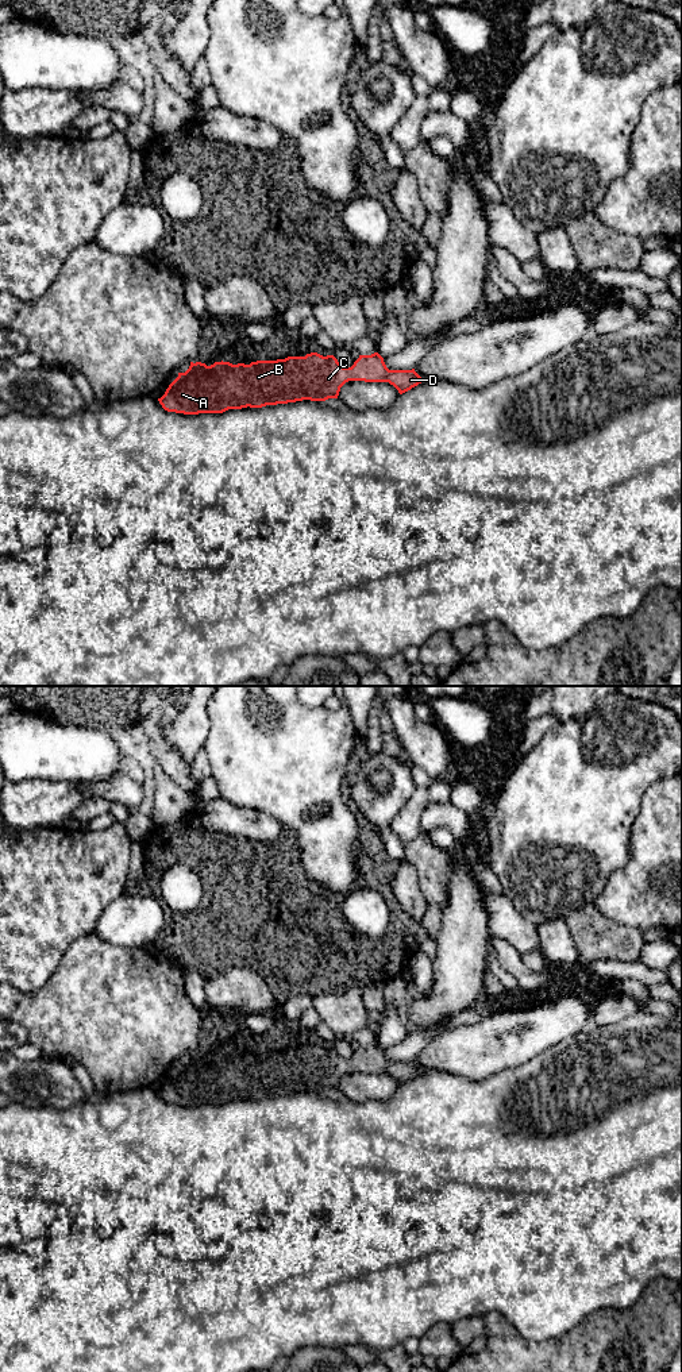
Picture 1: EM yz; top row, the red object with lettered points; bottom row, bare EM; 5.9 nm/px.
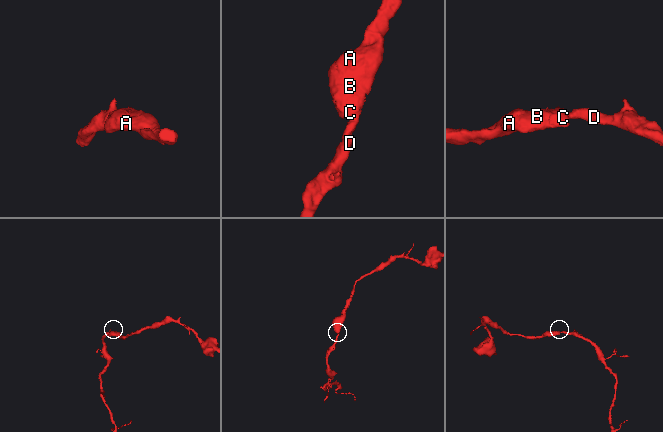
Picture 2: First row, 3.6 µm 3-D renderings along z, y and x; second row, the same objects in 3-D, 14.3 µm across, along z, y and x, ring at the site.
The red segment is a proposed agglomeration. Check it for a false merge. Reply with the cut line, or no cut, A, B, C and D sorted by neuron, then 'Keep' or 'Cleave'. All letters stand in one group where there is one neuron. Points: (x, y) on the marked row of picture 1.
No split. Groups: A B C D. Keep

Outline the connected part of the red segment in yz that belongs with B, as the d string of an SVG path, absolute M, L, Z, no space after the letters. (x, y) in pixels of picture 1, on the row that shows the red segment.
M311 352L305 357L257 361L250 365L232 365L221 361L207 366L201 362L190 362L189 369L185 373L178 373L178 377L158 401L167 412L184 415L223 413L228 409L247 406L262 408L303 400L325 401L338 398L340 388L348 381L389 382L400 394L424 382L415 369L389 370L378 352L359 355L351 367L343 367L334 355L323 357Z

